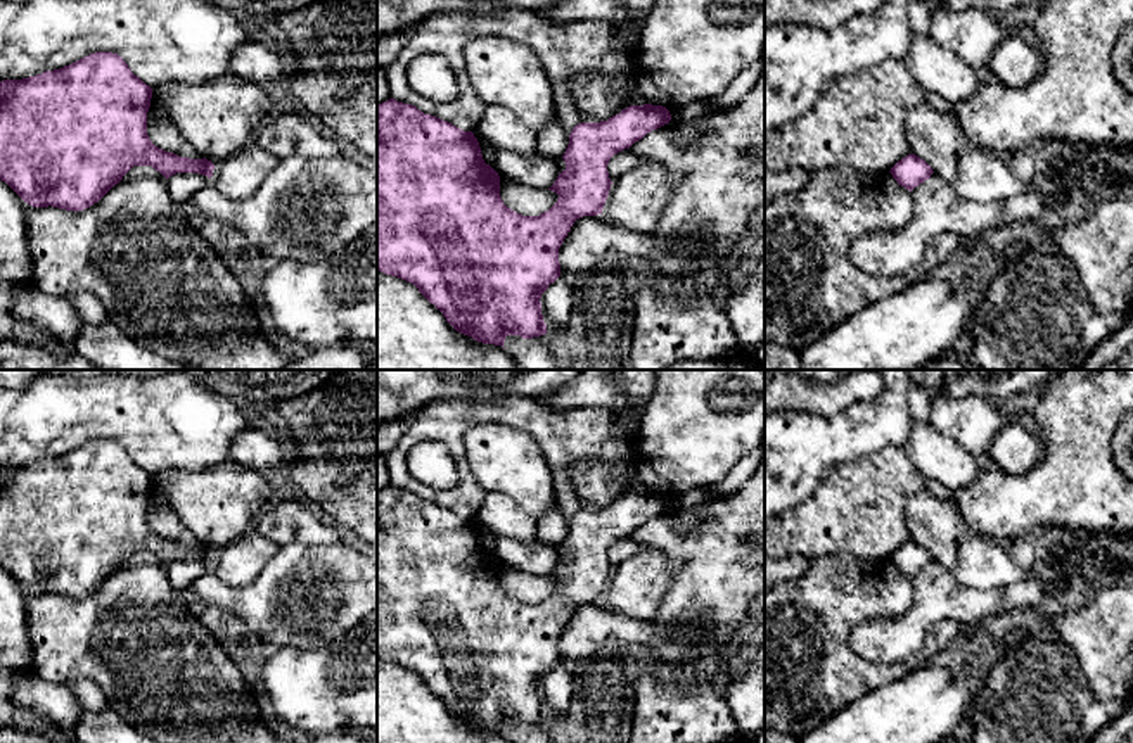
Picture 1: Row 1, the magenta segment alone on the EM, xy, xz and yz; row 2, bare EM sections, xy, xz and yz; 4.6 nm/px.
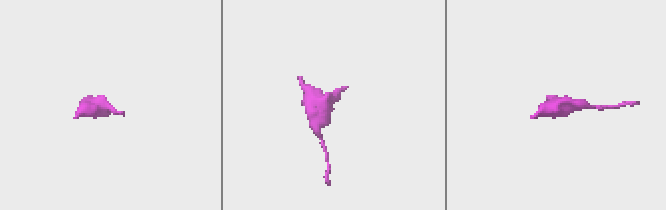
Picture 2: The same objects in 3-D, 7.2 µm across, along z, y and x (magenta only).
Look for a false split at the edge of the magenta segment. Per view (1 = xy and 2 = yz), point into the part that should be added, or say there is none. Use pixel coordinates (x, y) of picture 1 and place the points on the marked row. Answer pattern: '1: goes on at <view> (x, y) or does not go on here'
1: does not go on here
2: does not go on here

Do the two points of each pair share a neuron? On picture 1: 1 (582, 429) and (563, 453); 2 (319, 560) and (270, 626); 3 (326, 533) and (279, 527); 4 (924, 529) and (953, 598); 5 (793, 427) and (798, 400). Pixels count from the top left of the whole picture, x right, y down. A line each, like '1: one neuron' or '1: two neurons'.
1: one neuron
2: one neuron
3: one neuron
4: two neurons
5: two neurons

